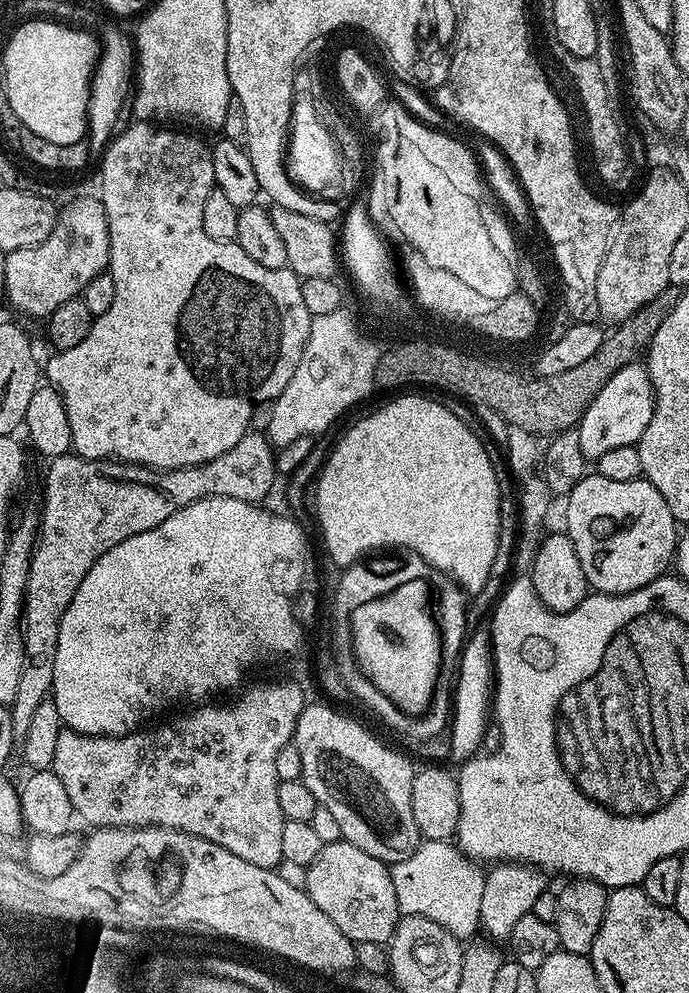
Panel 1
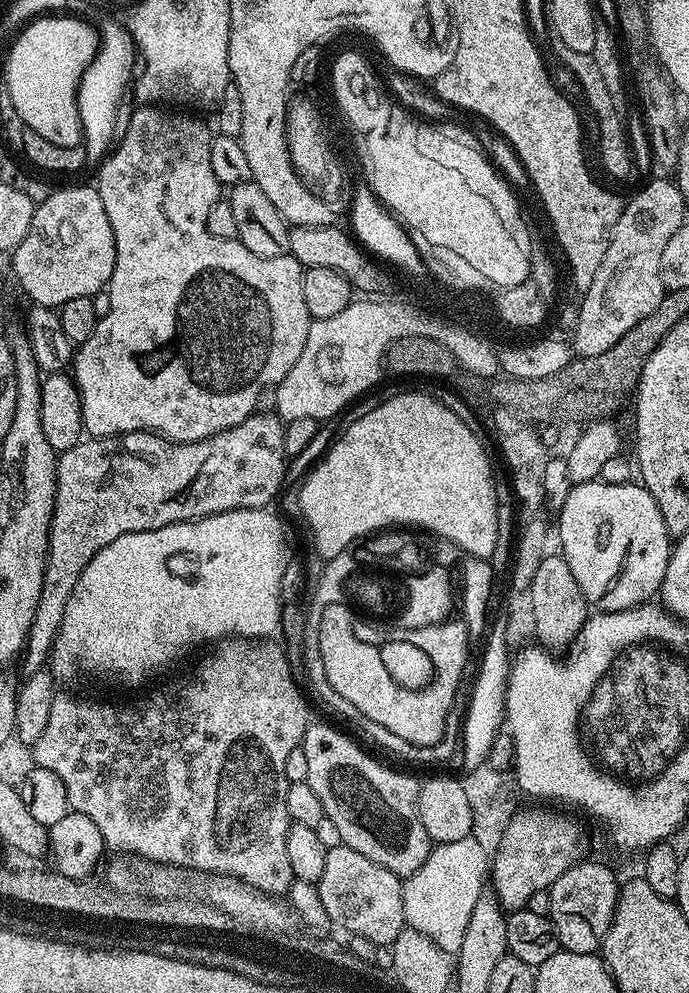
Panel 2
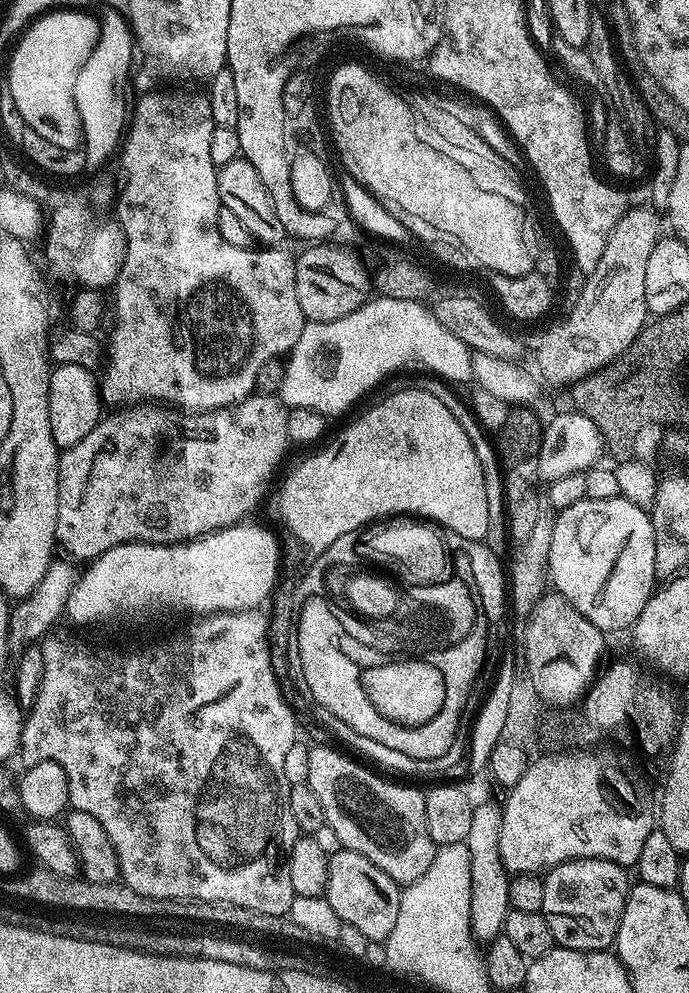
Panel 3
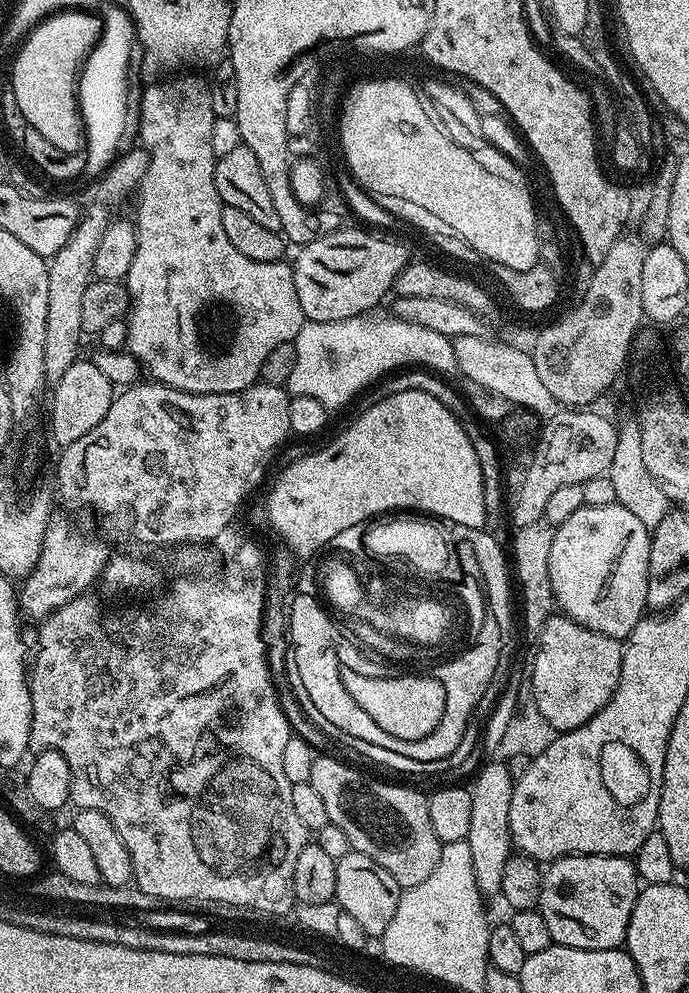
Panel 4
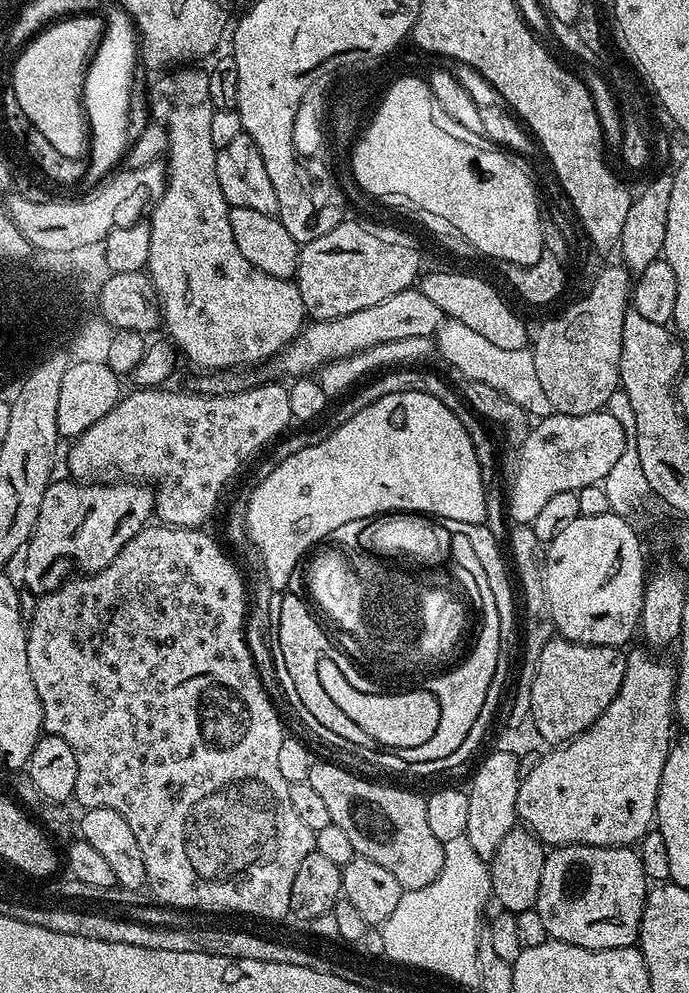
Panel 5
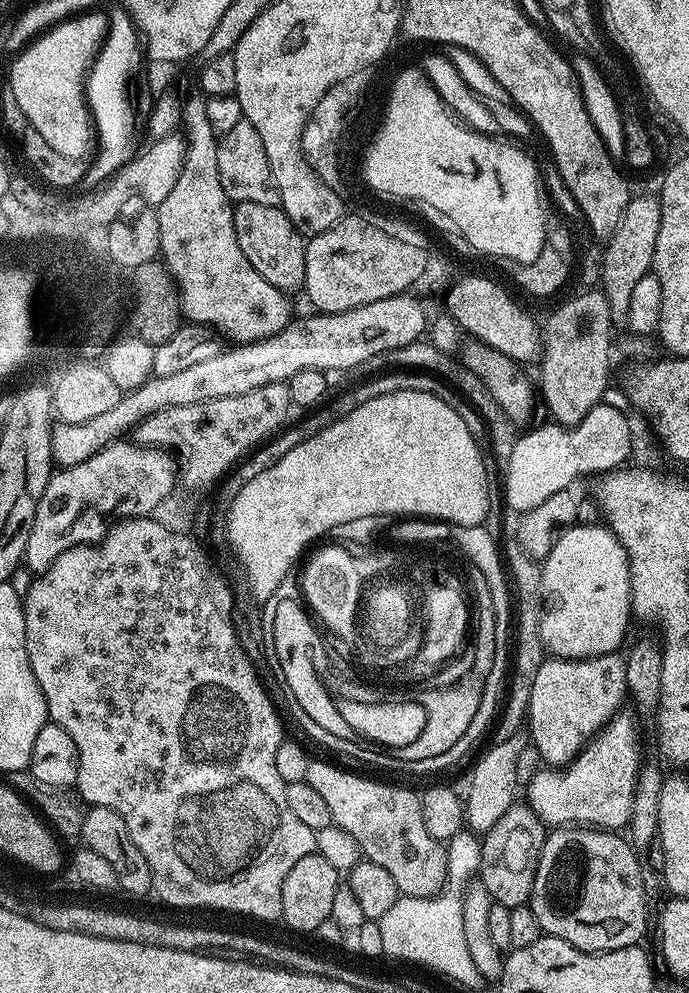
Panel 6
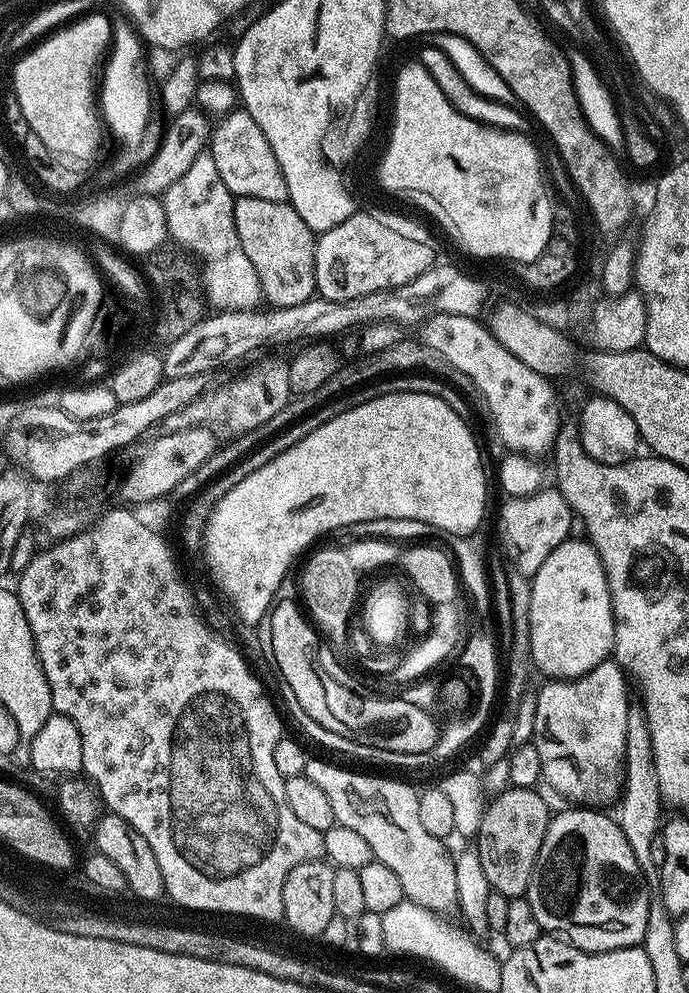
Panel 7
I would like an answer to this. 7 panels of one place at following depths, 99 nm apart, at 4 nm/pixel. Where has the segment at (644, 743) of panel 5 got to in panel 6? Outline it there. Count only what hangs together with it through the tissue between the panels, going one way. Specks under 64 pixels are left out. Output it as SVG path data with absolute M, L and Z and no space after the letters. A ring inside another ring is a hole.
M617 714L565 770L541 770L527 784L526 802L548 826L627 829L642 758L631 715ZM632 719L632 720L631 720ZM640 756L640 757L639 757Z

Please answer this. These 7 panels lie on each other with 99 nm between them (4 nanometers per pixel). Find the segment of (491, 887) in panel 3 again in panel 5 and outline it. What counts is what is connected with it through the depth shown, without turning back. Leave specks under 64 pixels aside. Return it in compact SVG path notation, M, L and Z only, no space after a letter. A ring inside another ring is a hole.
M498 750L479 764L470 786L468 785L469 821L465 836L479 856L485 860L492 858L502 838L515 827L518 818L516 804L520 781L519 757L506 750Z

